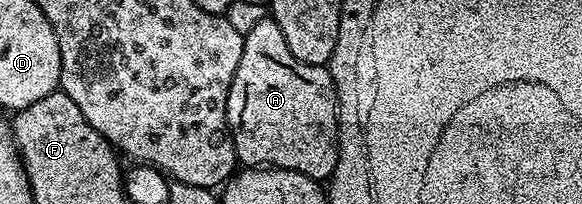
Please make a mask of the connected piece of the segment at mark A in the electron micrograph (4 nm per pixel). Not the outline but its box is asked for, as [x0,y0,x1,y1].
[225,17,337,180]

